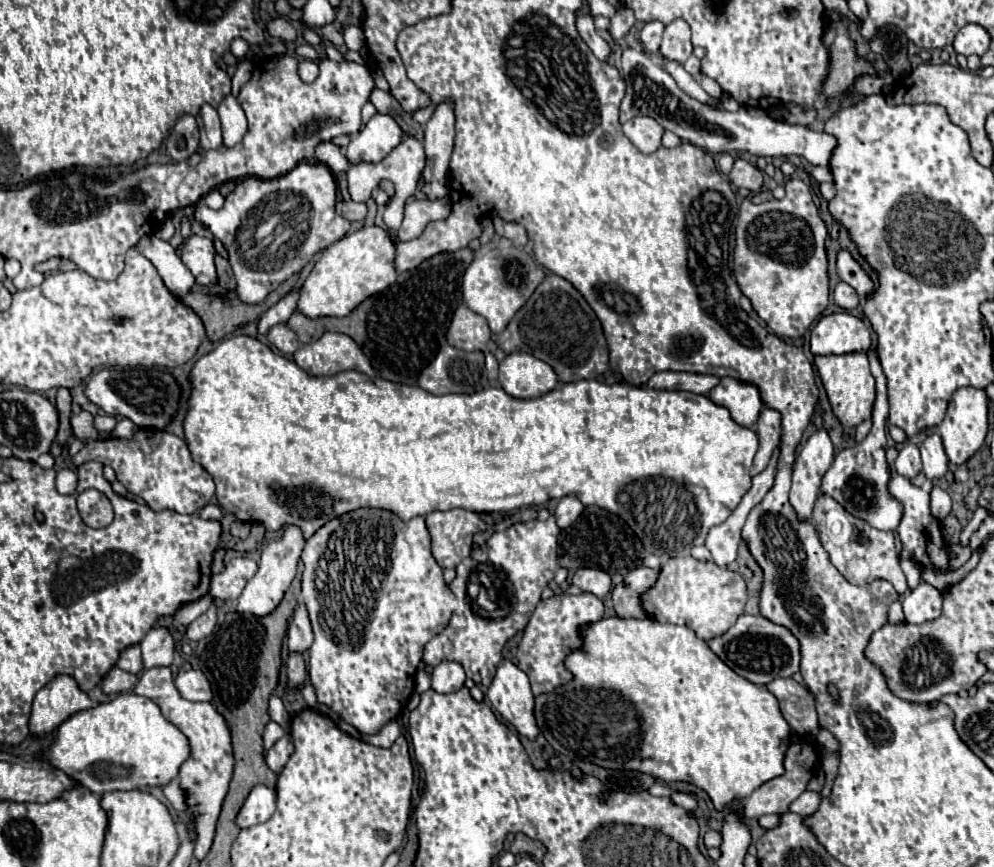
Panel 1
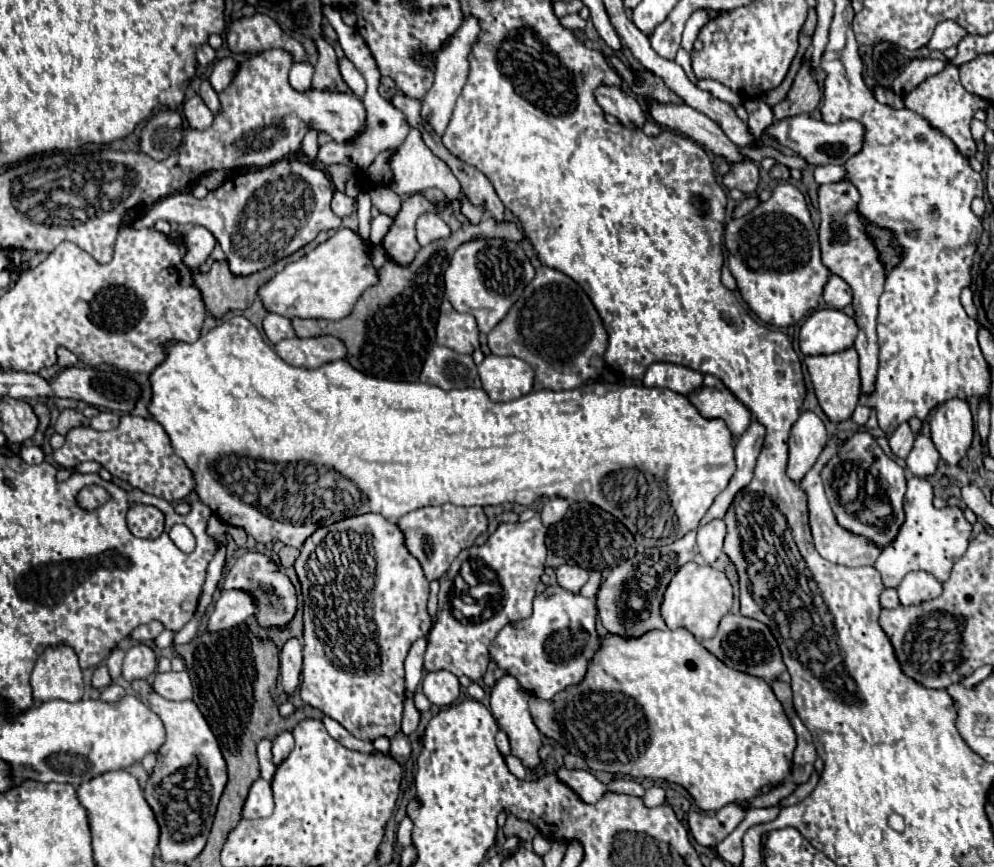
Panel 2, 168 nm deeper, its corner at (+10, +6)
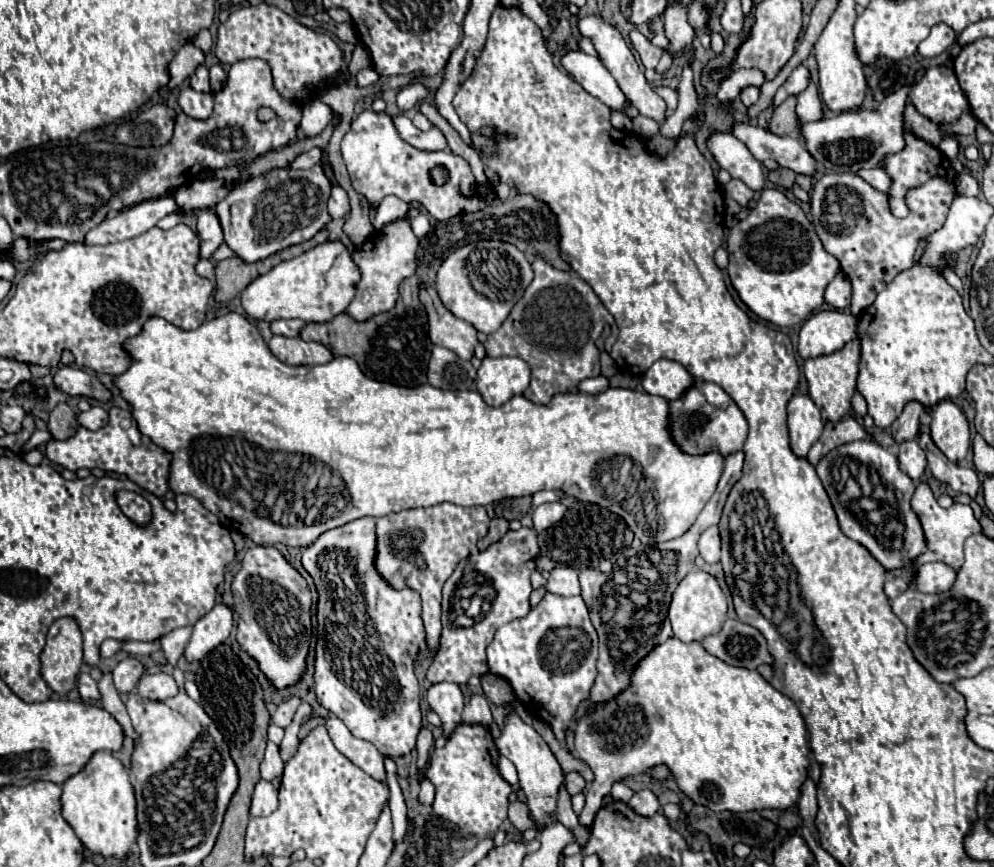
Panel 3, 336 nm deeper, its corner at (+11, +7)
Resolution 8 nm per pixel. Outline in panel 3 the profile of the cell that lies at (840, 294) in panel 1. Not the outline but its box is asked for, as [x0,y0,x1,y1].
[825,272,851,310]

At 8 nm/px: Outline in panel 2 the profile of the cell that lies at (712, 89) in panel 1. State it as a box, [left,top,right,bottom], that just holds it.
[674,47,696,83]

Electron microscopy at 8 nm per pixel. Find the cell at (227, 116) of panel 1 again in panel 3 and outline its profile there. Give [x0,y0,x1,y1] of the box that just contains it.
[191,66,211,92]

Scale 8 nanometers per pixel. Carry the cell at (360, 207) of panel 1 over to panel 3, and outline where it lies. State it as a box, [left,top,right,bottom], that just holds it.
[329,186,349,218]

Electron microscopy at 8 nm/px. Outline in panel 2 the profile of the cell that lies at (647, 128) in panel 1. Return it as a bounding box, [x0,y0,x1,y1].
[594,85,646,127]

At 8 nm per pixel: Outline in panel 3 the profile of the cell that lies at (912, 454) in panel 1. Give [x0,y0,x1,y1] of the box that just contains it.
[889,402,923,444]

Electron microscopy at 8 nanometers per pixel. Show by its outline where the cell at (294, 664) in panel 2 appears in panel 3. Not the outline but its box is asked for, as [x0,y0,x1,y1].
[273,694,301,728]

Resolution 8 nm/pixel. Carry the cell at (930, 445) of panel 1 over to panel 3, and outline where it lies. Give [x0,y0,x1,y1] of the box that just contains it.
[899,440,927,482]

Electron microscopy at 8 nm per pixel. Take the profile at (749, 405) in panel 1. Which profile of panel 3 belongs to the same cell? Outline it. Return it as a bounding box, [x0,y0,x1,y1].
[671,380,747,456]

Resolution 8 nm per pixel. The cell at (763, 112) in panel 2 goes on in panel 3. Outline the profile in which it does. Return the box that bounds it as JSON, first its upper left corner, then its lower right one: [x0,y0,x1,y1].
[773,64,809,108]

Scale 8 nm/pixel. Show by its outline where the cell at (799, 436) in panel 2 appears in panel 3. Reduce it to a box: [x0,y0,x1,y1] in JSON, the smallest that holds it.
[787,394,825,458]

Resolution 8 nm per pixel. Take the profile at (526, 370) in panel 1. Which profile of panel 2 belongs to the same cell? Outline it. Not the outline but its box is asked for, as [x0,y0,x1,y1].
[478,355,534,401]

